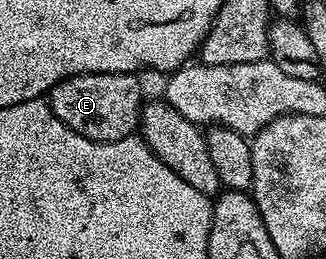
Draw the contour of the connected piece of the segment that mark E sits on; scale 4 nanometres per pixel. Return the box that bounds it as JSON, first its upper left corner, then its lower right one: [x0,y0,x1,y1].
[48,73,144,143]

